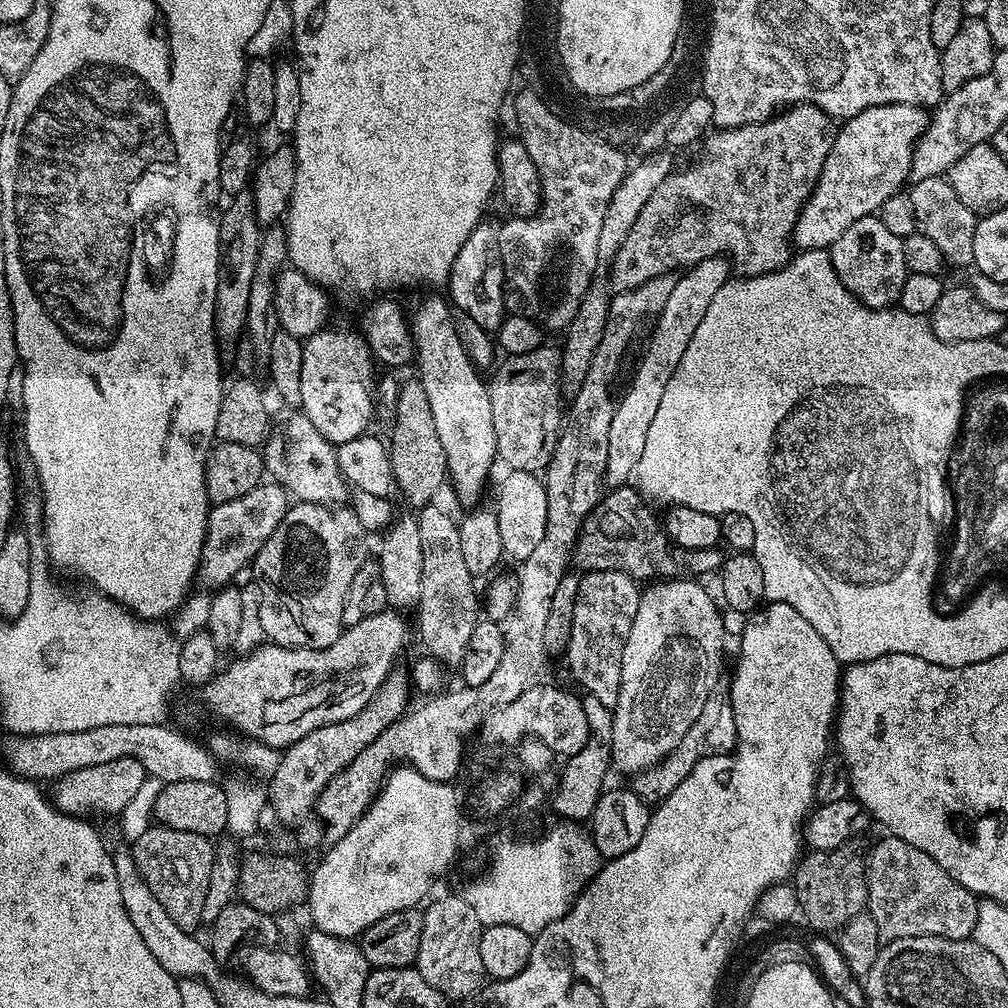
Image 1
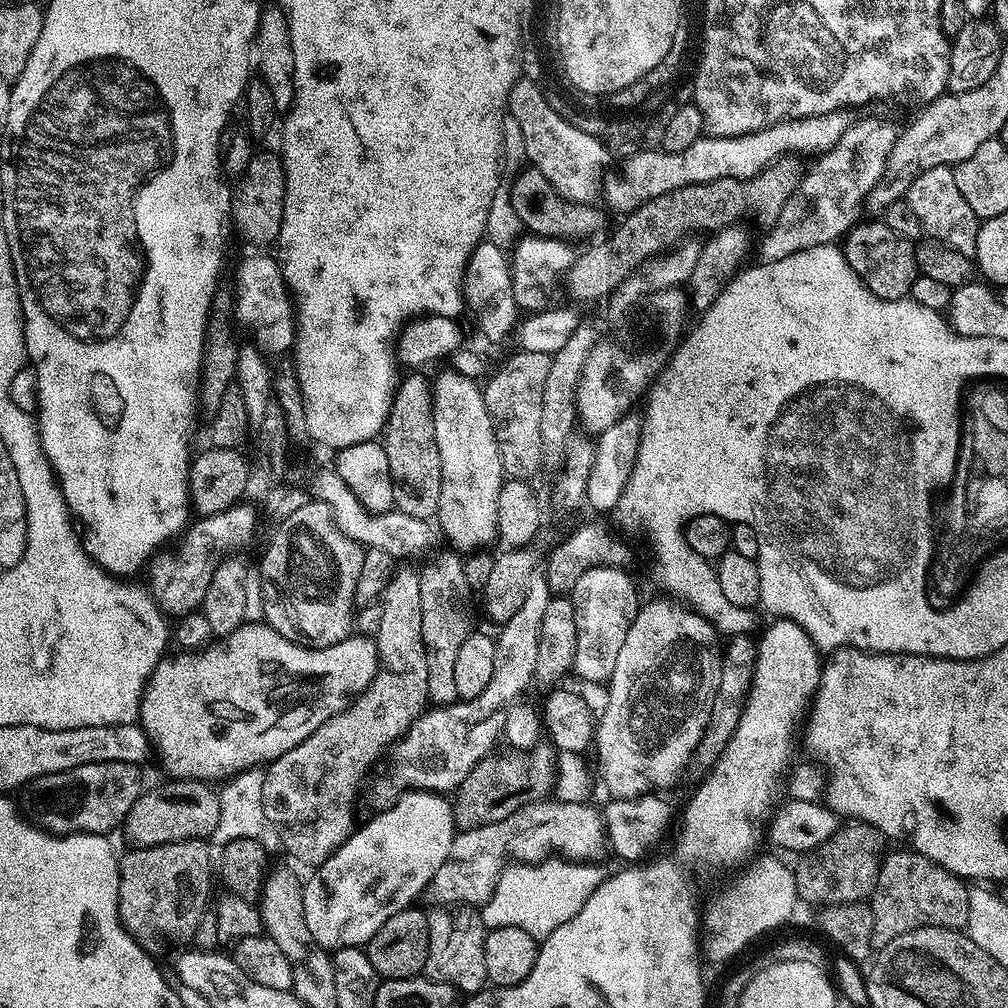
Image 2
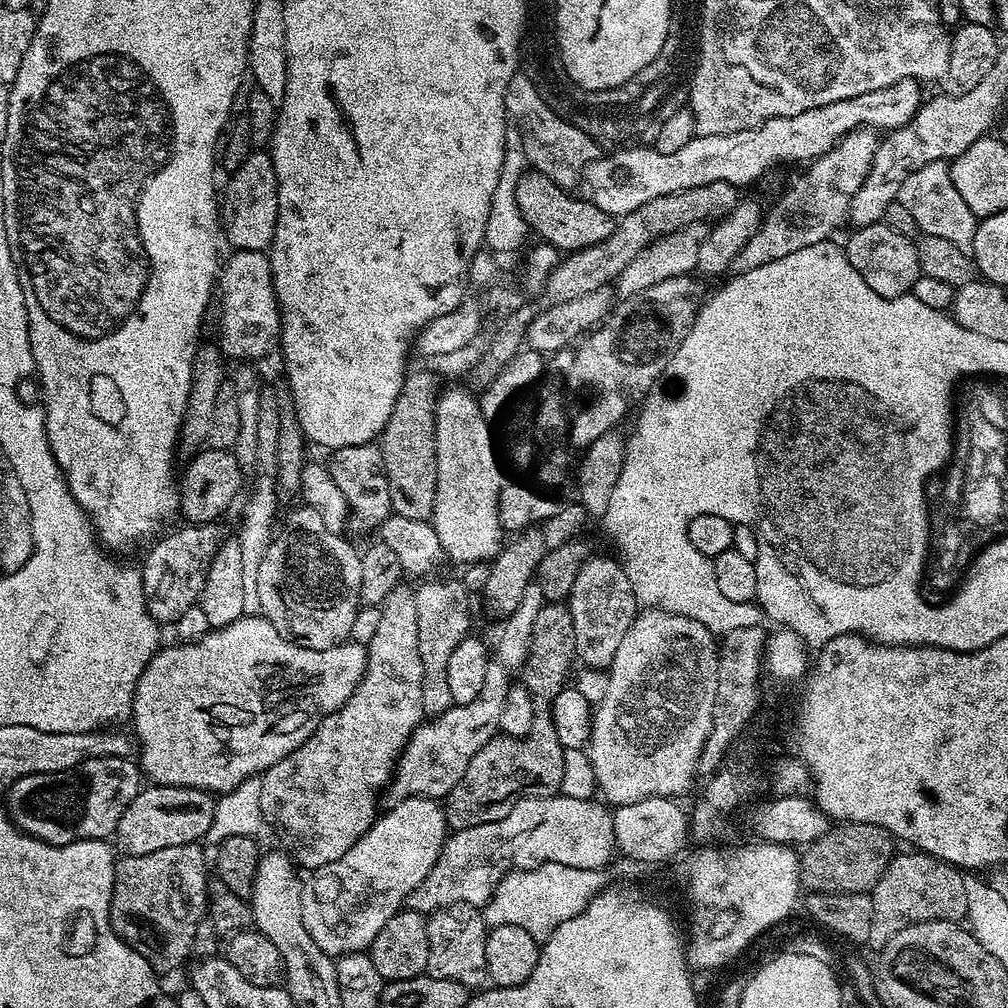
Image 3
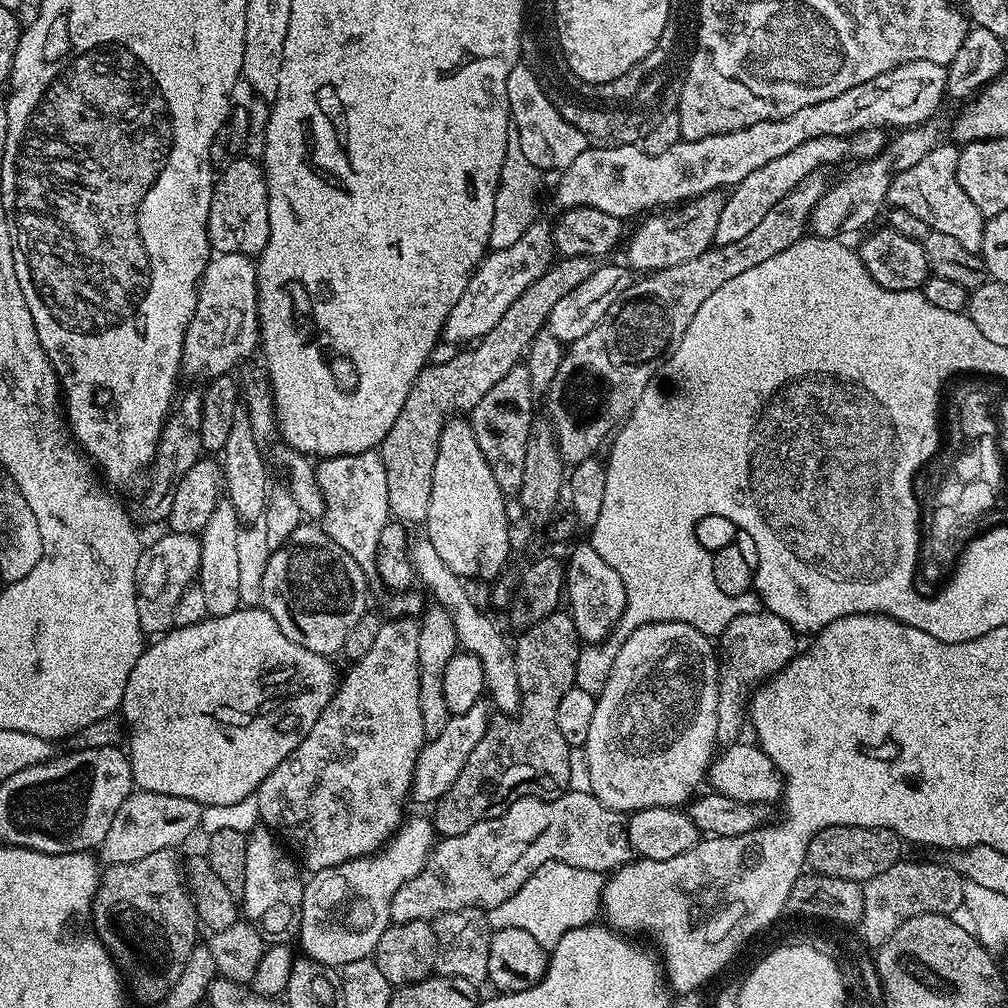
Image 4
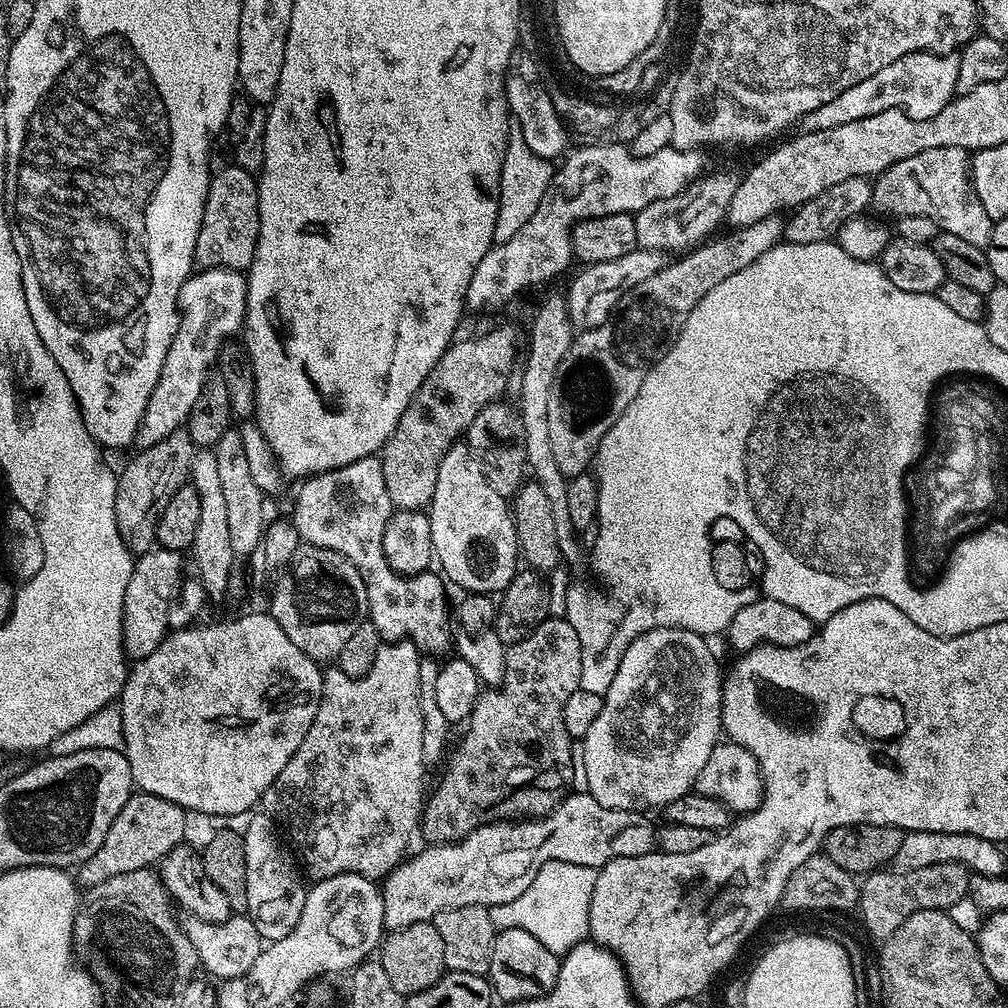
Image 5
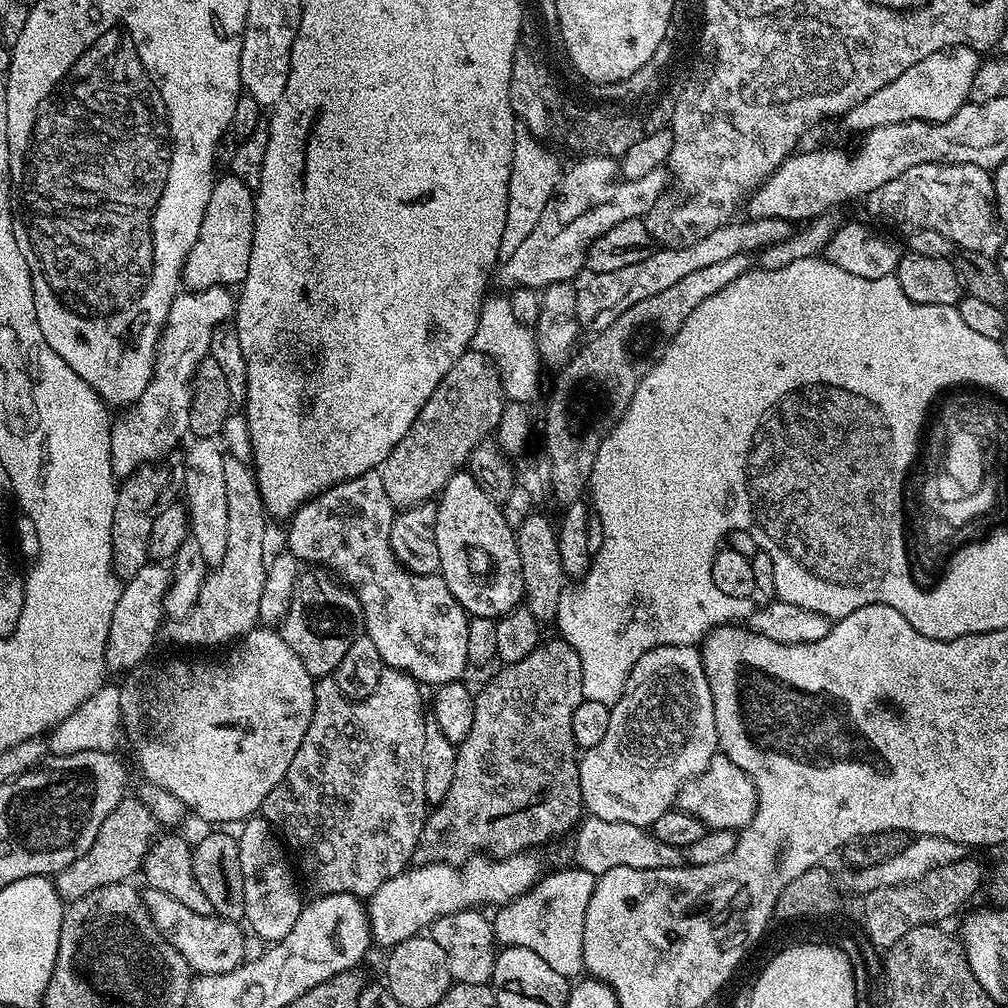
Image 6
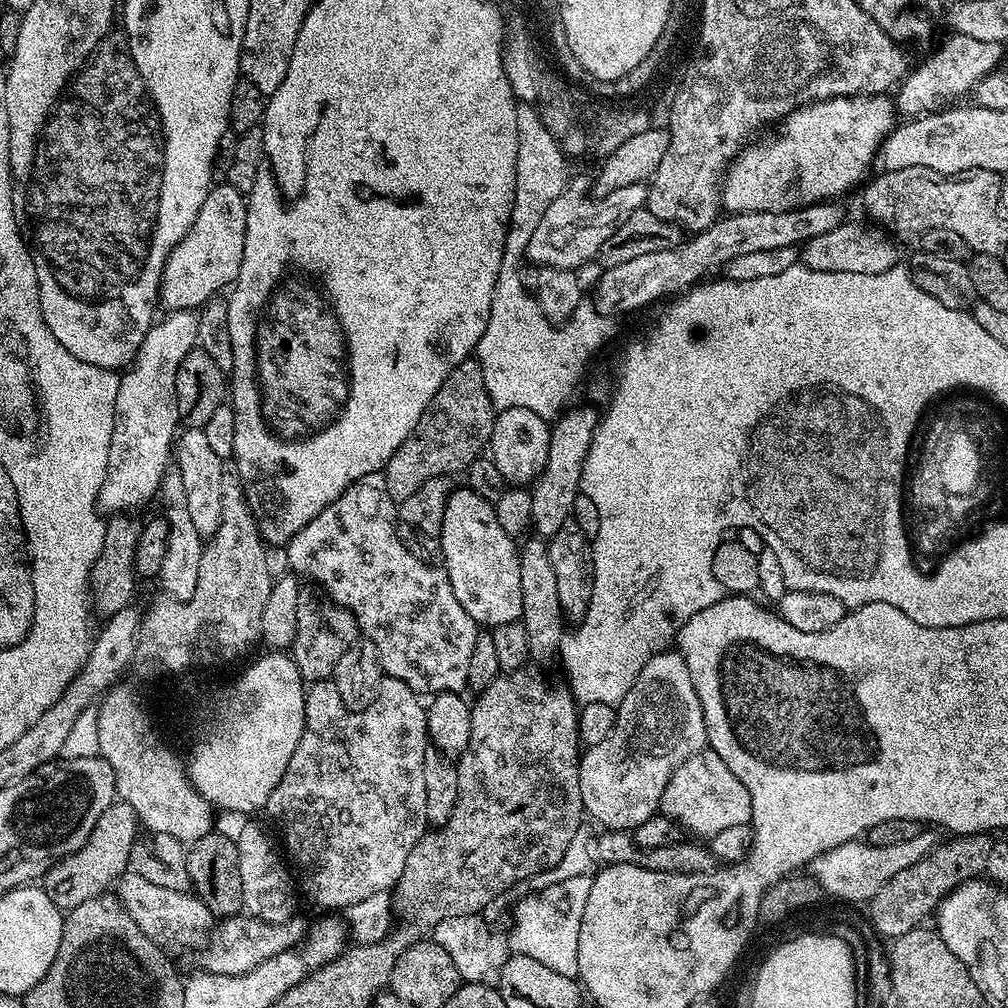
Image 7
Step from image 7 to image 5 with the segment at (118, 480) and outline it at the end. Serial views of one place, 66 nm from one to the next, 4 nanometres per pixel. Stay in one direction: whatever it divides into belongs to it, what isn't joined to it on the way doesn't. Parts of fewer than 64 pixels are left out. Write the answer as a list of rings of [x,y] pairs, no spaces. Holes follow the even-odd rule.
[[[206,268],[197,271],[180,287],[180,325],[174,334],[174,342],[166,354],[158,386],[154,386],[154,394],[150,396],[140,428],[136,432],[135,443],[140,448],[154,446],[162,442],[162,438],[181,431],[182,426],[187,425],[188,417],[194,410],[194,402],[198,402],[202,386],[208,381],[214,365],[220,359],[220,349],[235,337],[232,336],[235,332],[237,335],[243,329],[247,297],[248,282],[245,273],[235,268]]]

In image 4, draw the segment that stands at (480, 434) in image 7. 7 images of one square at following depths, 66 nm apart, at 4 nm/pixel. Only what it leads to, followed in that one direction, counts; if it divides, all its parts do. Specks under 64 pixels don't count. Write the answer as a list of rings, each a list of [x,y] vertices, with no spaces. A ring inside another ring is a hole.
[[[566,256],[557,259],[555,262],[551,263],[547,270],[537,281],[530,283],[530,286],[526,286],[525,290],[518,298],[514,299],[511,303],[510,308],[506,310],[502,318],[499,319],[498,324],[494,326],[489,333],[485,336],[476,340],[471,346],[465,347],[463,350],[465,352],[460,352],[457,356],[452,356],[449,360],[444,360],[441,364],[435,364],[435,362],[429,363],[421,372],[418,374],[418,378],[414,378],[414,386],[410,386],[410,394],[406,394],[406,402],[402,402],[402,410],[398,410],[398,418],[392,420],[392,424],[386,429],[384,434],[384,441],[380,443],[379,454],[382,458],[382,462],[386,466],[386,490],[388,491],[388,511],[397,521],[403,522],[405,525],[413,526],[412,524],[423,525],[428,519],[428,511],[430,510],[430,486],[432,485],[432,479],[434,478],[434,462],[438,458],[438,442],[440,441],[440,435],[444,429],[445,424],[449,420],[453,419],[457,414],[468,414],[471,413],[474,406],[478,406],[478,402],[482,402],[482,398],[486,398],[486,394],[491,390],[491,388],[497,385],[498,382],[502,382],[502,378],[506,378],[506,374],[510,374],[510,370],[514,365],[521,363],[525,359],[526,353],[528,351],[528,346],[534,342],[534,338],[538,333],[545,331],[548,315],[550,310],[554,310],[554,305],[565,296],[565,294],[570,294],[570,290],[574,290],[576,286],[582,286],[582,282],[586,282],[592,277],[594,271],[594,264],[591,259],[587,256]]]

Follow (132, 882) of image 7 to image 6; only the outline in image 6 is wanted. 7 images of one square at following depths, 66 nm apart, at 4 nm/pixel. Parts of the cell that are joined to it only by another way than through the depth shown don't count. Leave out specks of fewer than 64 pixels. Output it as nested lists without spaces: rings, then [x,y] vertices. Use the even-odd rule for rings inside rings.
[[[148,888],[143,893],[144,904],[148,907],[150,918],[156,923],[156,929],[169,940],[188,963],[193,973],[209,976],[210,974],[226,974],[244,963],[244,932],[241,925],[234,920],[221,920],[219,916],[203,916],[195,913],[190,906],[178,902],[170,894],[162,894],[162,890]]]

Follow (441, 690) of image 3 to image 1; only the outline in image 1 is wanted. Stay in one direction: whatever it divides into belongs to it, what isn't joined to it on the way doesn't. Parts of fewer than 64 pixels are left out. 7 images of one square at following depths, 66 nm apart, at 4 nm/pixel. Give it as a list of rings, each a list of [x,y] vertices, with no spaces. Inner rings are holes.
[[[438,504],[425,505],[417,513],[422,545],[422,582],[419,588],[418,632],[424,652],[436,662],[457,667],[464,660],[466,646],[480,619],[480,598],[476,596],[472,577],[463,561],[460,528]]]

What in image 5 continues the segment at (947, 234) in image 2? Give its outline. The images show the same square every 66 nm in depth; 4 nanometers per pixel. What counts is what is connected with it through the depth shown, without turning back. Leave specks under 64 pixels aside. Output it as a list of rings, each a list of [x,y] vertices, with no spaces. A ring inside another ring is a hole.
[[[931,148],[888,169],[873,185],[871,207],[891,218],[928,218],[940,232],[954,234],[954,238],[962,238],[975,248],[987,249],[992,243],[993,217],[972,189],[970,160],[959,149]]]

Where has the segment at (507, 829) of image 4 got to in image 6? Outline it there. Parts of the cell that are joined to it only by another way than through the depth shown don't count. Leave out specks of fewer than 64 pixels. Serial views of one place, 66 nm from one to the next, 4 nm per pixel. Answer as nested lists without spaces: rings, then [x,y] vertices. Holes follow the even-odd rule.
[[[594,815],[581,819],[570,839],[572,856],[576,859],[573,860],[575,867],[584,868],[596,877],[618,866],[630,866],[634,870],[662,870],[681,867],[686,860],[681,849],[666,846],[666,842],[658,842],[658,838],[648,828],[630,826],[630,822],[606,822],[606,818]],[[532,850],[493,859],[488,854],[471,856],[459,866],[455,864],[416,864],[388,879],[367,899],[368,924],[373,943],[390,950],[406,938],[419,936],[431,929],[438,918],[460,912],[464,908],[483,909],[483,904],[503,906],[523,896],[542,875],[540,860]]]

